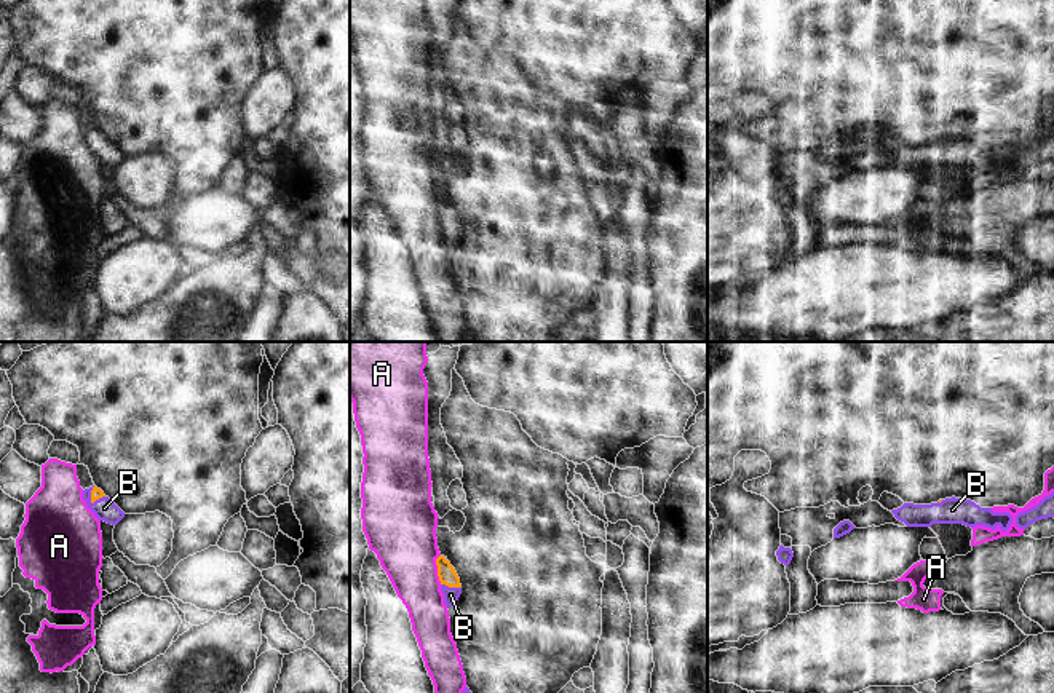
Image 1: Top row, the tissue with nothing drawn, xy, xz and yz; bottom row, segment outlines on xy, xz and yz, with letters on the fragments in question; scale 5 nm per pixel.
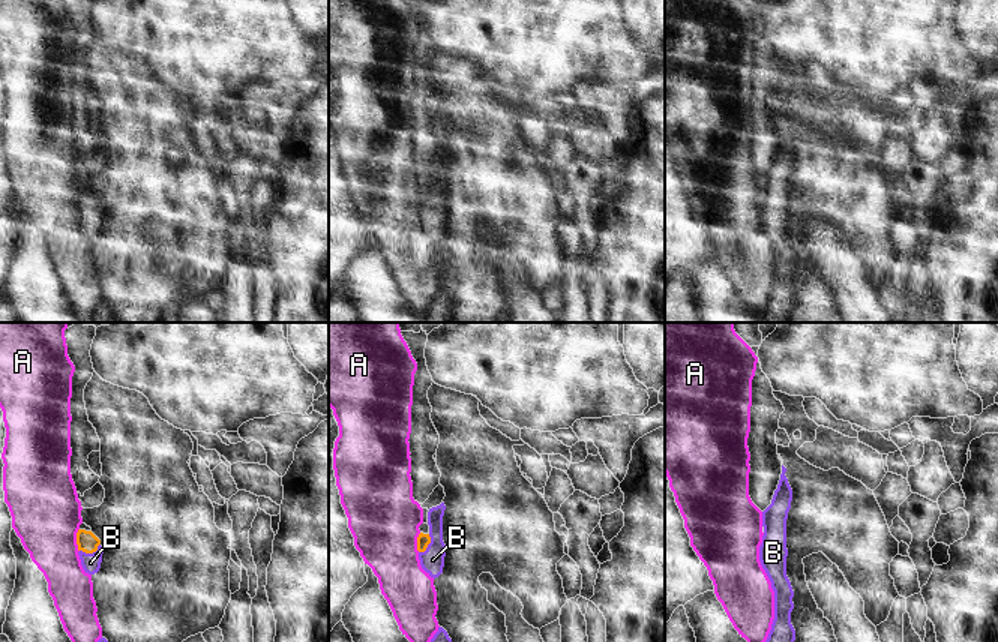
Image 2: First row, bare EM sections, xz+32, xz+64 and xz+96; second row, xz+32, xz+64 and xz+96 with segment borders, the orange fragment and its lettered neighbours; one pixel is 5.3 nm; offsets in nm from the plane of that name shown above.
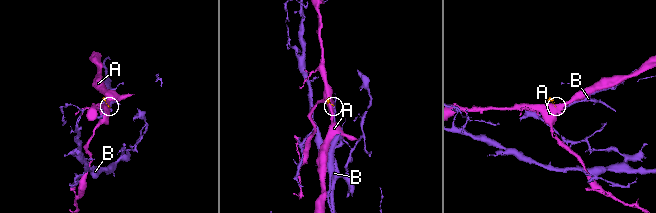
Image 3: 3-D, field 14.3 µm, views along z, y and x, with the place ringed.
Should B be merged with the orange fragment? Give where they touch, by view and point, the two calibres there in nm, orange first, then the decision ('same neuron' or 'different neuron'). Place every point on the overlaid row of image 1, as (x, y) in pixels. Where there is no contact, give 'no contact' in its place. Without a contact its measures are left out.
meets orange in xz at (451, 586); 90 nm thick on the orange side, 80 nm on the other; same neuron

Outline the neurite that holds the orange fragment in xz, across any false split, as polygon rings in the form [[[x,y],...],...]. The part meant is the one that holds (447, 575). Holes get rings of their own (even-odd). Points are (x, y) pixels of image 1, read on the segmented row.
[[[439,556],[436,559],[436,565],[438,565],[438,576],[441,581],[441,591],[444,594],[444,604],[447,607],[452,607],[457,604],[462,594],[460,578],[455,568],[450,565],[450,562],[444,556]]]

